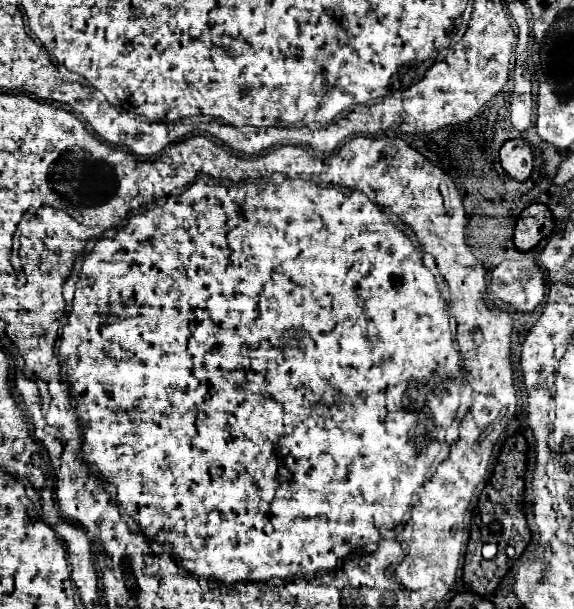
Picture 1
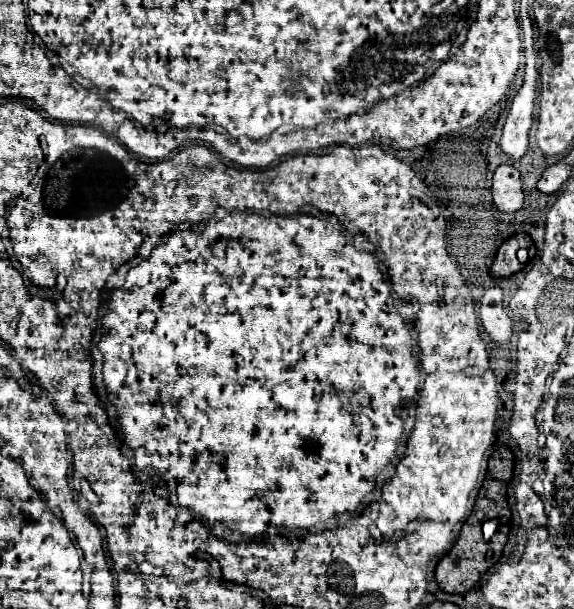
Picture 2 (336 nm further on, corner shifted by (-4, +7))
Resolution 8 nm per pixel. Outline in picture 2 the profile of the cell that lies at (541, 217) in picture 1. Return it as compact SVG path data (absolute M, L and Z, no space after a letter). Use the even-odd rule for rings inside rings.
M518 233L514 237L510 237L508 241L504 241L496 253L496 259L490 267L490 275L494 279L500 279L500 277L510 277L518 271L522 271L522 265L520 261L516 259L516 251L518 249L526 249L530 257L534 257L536 253L536 247L532 243L532 239L526 235L526 233Z

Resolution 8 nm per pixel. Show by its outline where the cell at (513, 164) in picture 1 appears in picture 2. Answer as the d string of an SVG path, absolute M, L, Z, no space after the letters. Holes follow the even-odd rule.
M500 165L494 173L494 207L502 213L516 213L522 209L522 203L520 173L512 165Z

